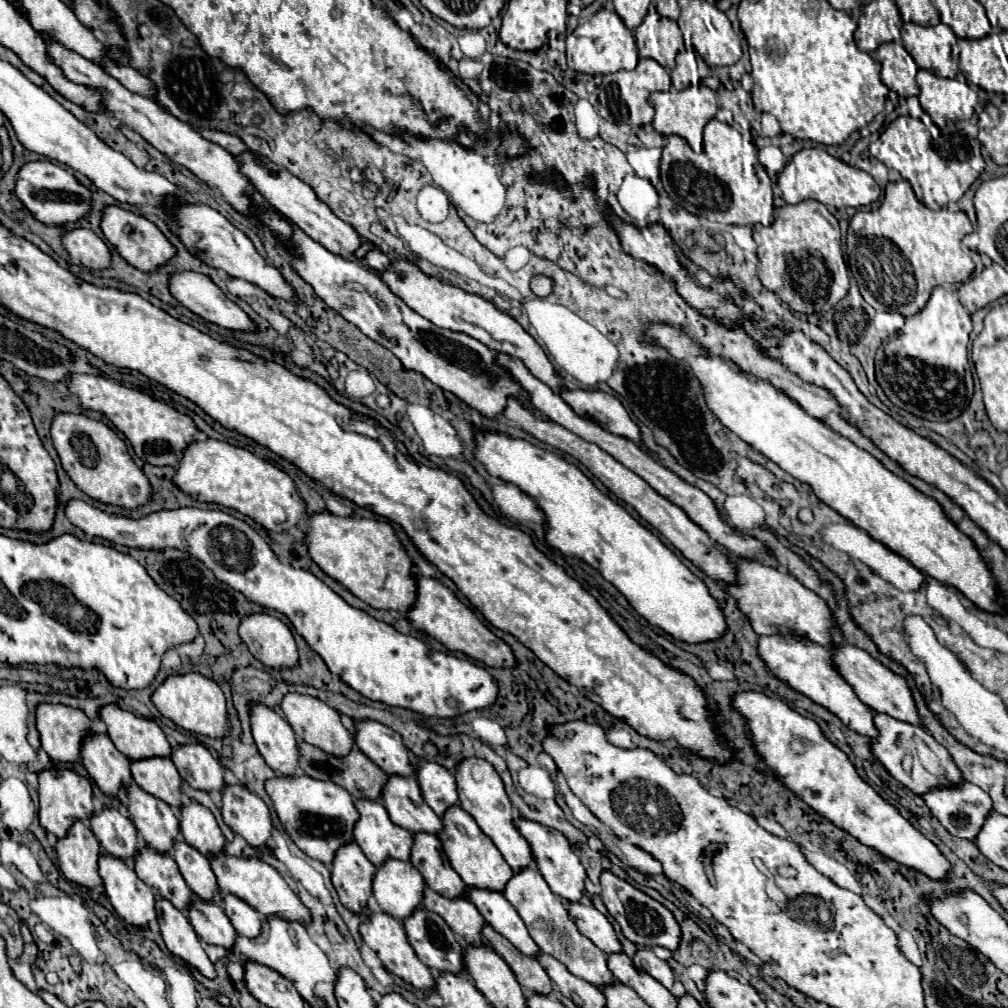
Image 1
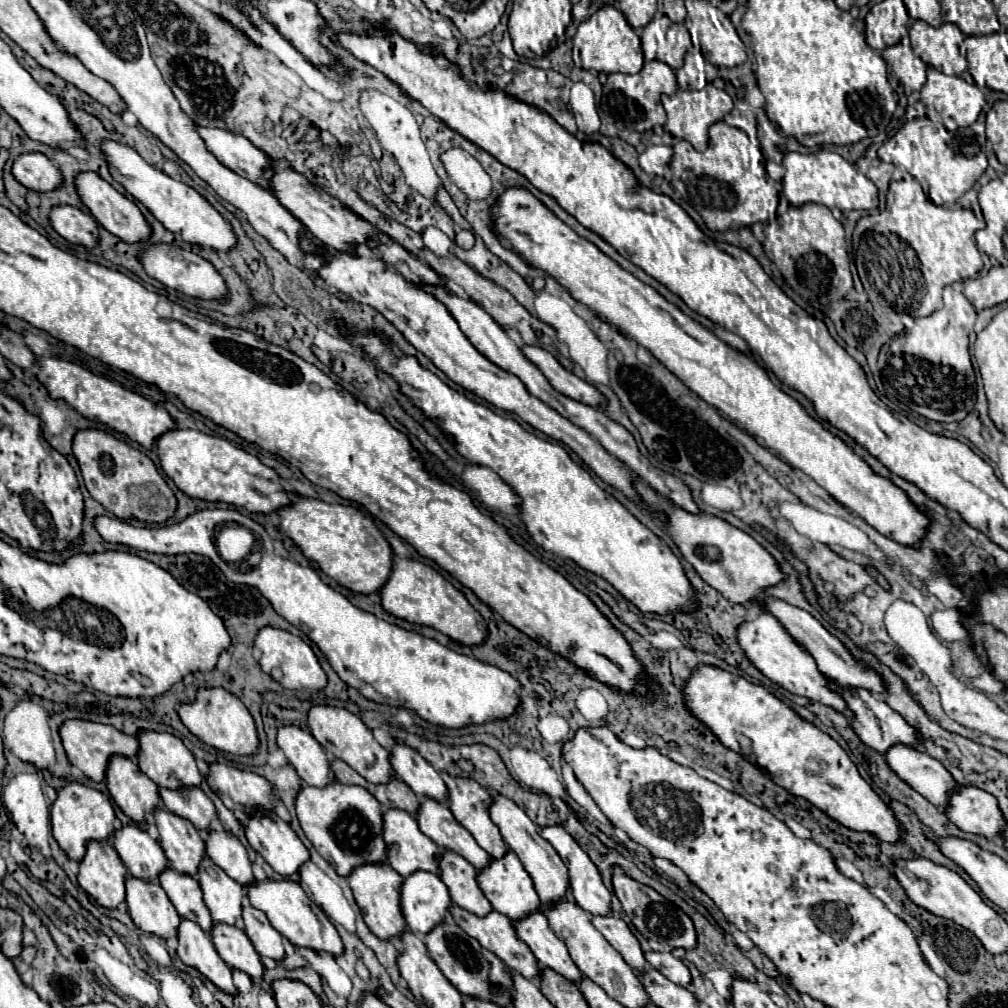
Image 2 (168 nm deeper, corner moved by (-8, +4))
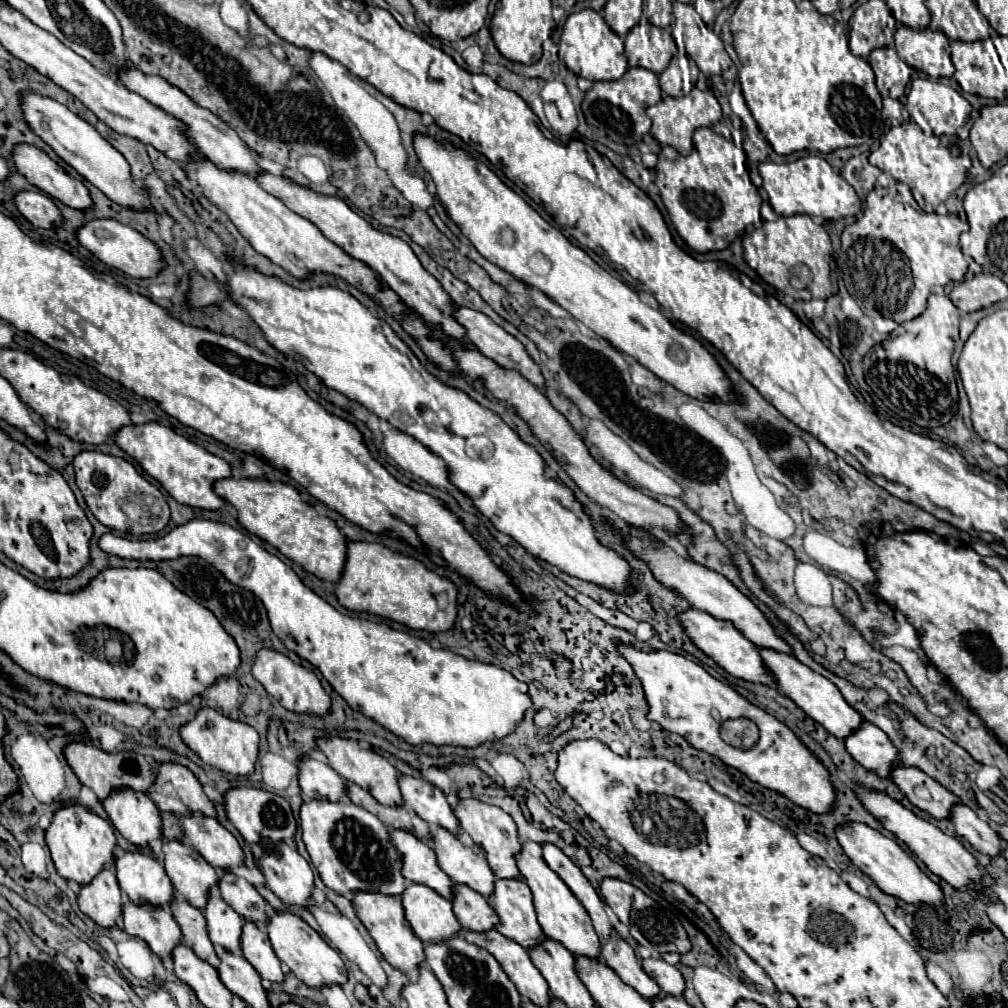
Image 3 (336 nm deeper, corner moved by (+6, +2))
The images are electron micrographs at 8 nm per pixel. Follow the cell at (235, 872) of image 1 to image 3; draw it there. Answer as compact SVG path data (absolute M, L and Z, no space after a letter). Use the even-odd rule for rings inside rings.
M276 911L274 917L268 917L266 933L270 937L270 943L272 943L278 959L282 963L286 963L288 969L308 987L322 989L326 985L344 985L348 981L348 971L346 971L344 961L338 955L338 951L334 951L312 927L308 927L294 913Z

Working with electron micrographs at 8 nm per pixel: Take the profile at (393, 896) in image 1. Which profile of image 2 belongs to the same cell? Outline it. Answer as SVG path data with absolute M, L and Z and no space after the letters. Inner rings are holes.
M416 871L404 879L400 907L410 931L428 933L434 925L444 921L450 905L448 889L436 873Z

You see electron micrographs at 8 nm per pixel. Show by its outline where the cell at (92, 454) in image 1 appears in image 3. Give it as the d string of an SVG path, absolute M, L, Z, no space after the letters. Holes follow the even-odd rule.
M82 451L80 455L74 457L74 469L76 469L76 483L84 495L86 505L90 507L94 517L108 529L132 535L150 535L162 531L168 525L170 509L160 489L148 483L134 469L134 465L130 465L122 457L98 451Z

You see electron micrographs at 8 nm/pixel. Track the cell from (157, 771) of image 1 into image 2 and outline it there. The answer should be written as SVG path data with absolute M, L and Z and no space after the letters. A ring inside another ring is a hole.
M160 787L158 793L166 809L192 821L196 829L208 831L216 819L214 803L202 793L200 787L192 787L192 791L188 791L188 787L184 787L184 791L168 791L166 787Z

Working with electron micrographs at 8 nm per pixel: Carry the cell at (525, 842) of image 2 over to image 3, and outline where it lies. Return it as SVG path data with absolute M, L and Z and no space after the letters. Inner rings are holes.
M522 851L520 855L516 855L516 861L518 861L518 869L524 881L528 883L534 895L534 907L536 907L538 921L546 937L550 937L552 941L558 941L562 947L566 947L576 957L586 957L588 961L594 961L594 965L604 963L602 943L592 927L590 915L586 913L586 909L582 909L582 903L574 897L574 893L570 893L568 885L542 859L532 857L528 851Z

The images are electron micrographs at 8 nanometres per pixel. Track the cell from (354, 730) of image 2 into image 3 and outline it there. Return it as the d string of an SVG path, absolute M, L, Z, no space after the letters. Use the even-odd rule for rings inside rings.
M334 737L334 739L318 739L318 749L328 757L328 763L330 767L342 775L348 783L354 783L366 791L370 791L370 795L382 803L382 805L390 805L390 807L398 807L398 805L404 805L402 803L402 793L398 789L398 777L400 773L396 771L394 765L390 765L390 761L370 749L360 749L358 741L354 739L340 739L340 737Z

